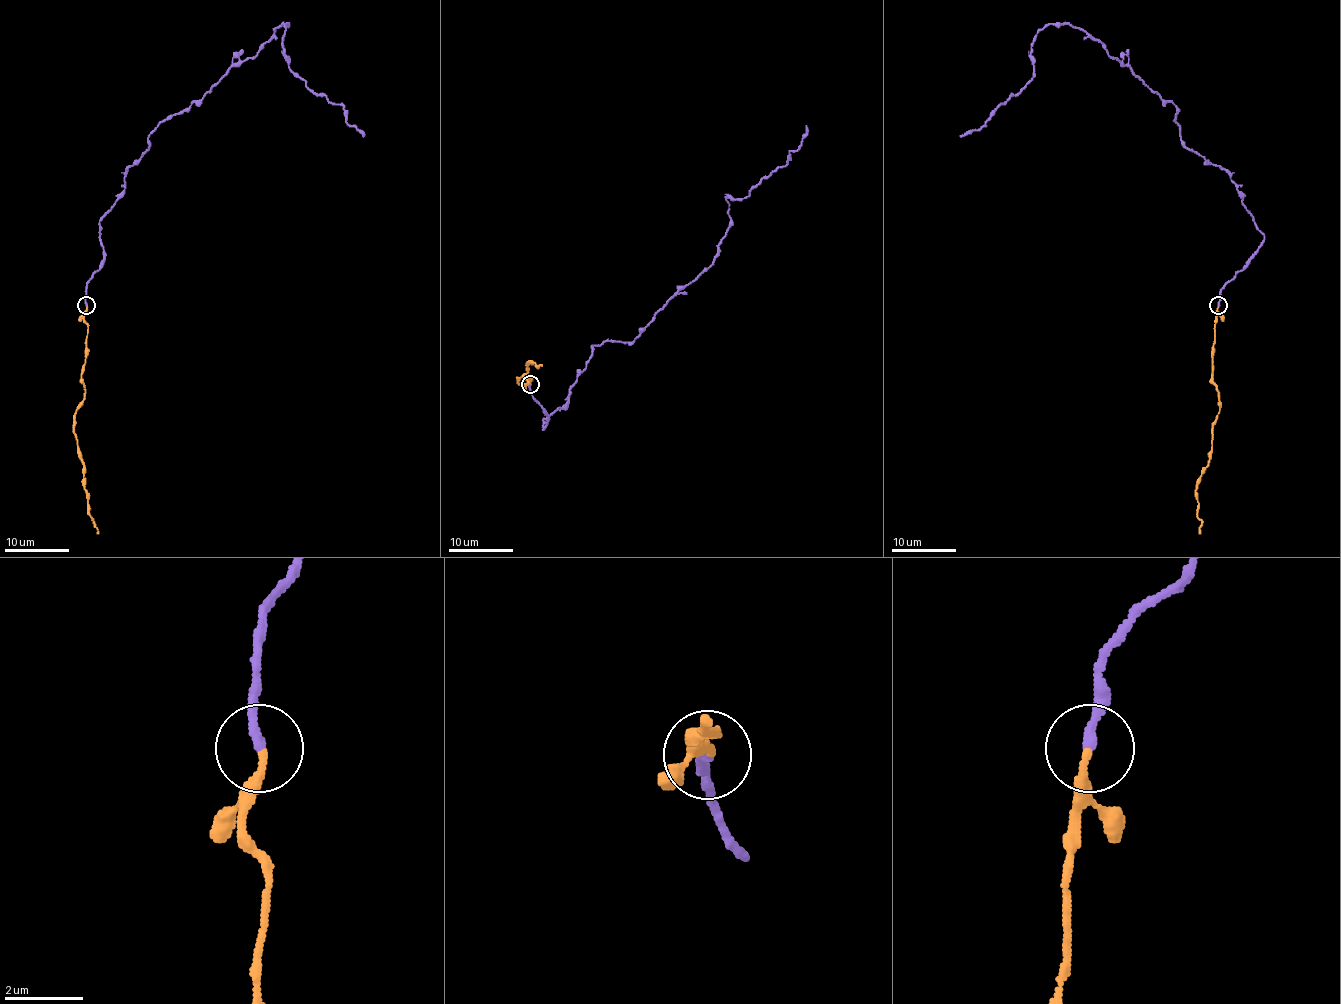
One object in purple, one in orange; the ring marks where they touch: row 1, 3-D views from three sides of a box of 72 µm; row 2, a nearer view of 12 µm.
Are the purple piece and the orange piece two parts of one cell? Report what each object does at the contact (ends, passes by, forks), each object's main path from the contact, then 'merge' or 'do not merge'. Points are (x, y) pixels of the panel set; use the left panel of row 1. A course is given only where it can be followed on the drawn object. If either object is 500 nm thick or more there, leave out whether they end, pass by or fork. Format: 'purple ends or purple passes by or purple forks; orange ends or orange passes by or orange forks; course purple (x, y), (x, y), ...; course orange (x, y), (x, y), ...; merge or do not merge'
purple ends; orange ends; course purple (86, 305), (104, 258), (99, 224), (148, 136), (281, 24), (287, 65), (363, 136); course orange (87, 305), (86, 362), (81, 375), (84, 399), (74, 425), (87, 511), (99, 534); merge

